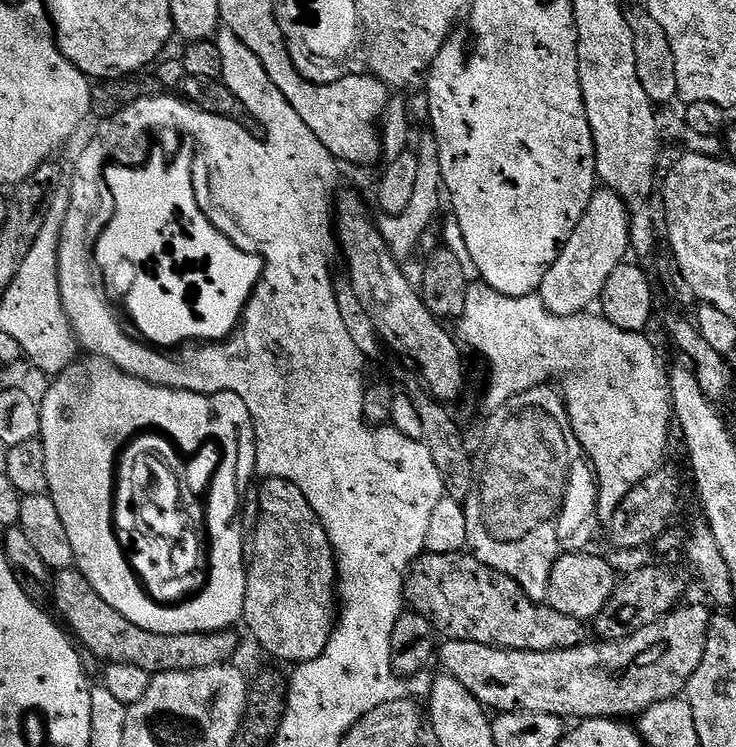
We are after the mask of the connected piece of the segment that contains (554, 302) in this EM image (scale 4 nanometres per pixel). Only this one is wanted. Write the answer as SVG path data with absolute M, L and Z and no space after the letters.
M601 187L590 198L586 214L578 218L578 226L574 226L570 238L562 246L554 266L546 270L546 278L542 278L538 289L540 300L555 316L579 316L580 313L589 311L599 301L602 286L606 286L606 278L610 278L611 272L618 270L618 266L625 263L627 256L624 255L629 255L631 242L632 218L627 204L617 192Z

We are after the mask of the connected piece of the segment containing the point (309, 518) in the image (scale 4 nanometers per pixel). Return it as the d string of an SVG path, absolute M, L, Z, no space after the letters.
M265 479L263 483L259 485L259 490L260 517L258 518L258 530L256 531L254 562L251 562L246 568L248 581L246 582L246 598L244 599L242 624L243 627L248 627L249 634L252 635L274 659L285 660L285 662L288 663L288 666L305 664L323 654L332 637L332 631L336 628L336 621L338 619L338 573L336 571L336 551L332 548L330 538L326 534L326 530L322 526L318 514L314 514L310 502L306 502L306 494L302 494L302 490L298 490L298 486L294 486L285 480Z

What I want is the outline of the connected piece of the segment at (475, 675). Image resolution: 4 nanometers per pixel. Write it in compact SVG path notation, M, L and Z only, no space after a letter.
M688 604L654 621L650 626L642 626L634 635L621 640L585 642L573 648L562 650L506 650L494 646L482 646L478 642L462 642L445 639L438 648L438 664L447 675L458 678L474 698L493 713L541 712L561 718L576 716L577 721L599 720L601 718L636 718L650 706L658 702L675 700L687 689L698 662L706 650L708 624L713 613L707 612L700 604Z

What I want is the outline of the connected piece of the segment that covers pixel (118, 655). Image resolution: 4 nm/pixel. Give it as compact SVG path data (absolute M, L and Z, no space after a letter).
M75 567L57 571L55 584L56 608L61 616L59 619L67 625L82 648L84 643L83 651L104 660L105 665L129 664L155 674L210 670L210 666L222 666L235 661L236 651L240 648L235 631L154 634L150 630L142 630L142 626L134 626L130 618L118 614L118 610L114 610L114 606L110 606L110 602L106 602L106 598L102 598L102 594L98 594L98 590L94 590L94 586L90 586L90 582L86 582L84 575Z

